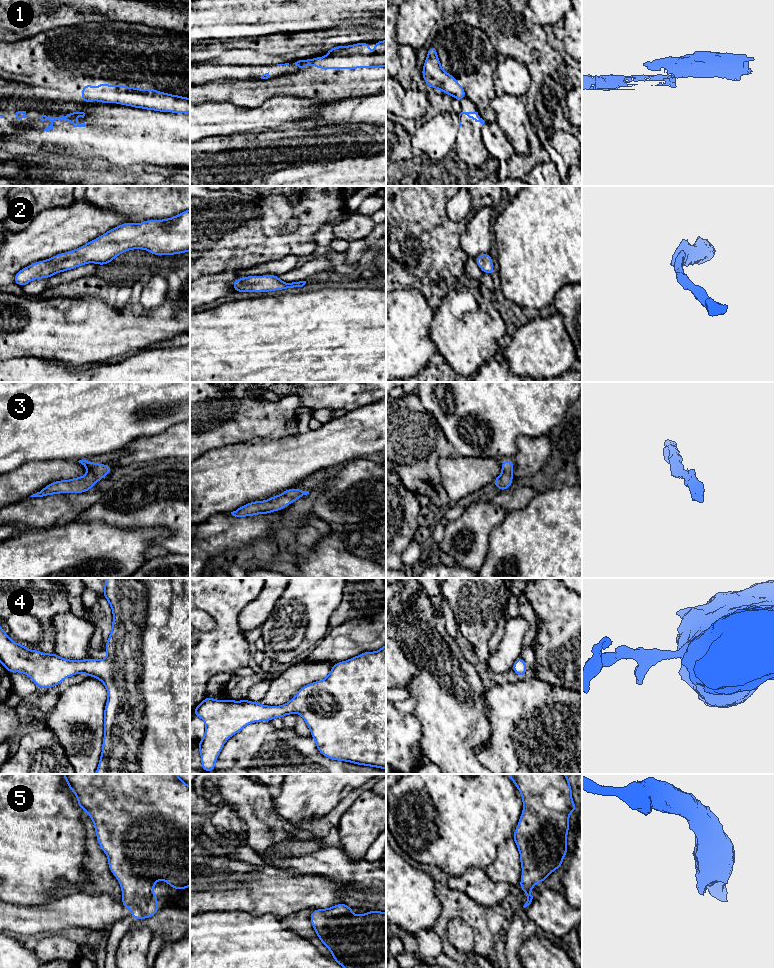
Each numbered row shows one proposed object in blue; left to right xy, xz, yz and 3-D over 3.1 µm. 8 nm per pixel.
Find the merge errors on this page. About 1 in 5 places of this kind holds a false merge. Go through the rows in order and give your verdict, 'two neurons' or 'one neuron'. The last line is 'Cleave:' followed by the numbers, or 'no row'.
1: two neurons
2: one neuron
3: one neuron
4: one neuron
5: one neuron
Cleave: 1

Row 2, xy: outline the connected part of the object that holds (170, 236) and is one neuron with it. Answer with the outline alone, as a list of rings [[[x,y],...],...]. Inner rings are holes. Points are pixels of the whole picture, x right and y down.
[[[190,209],[169,219],[148,220],[139,224],[126,222],[73,251],[21,269],[14,275],[14,281],[23,287],[34,279],[50,278],[57,272],[87,263],[105,265],[132,249],[145,249],[153,255],[190,251]]]

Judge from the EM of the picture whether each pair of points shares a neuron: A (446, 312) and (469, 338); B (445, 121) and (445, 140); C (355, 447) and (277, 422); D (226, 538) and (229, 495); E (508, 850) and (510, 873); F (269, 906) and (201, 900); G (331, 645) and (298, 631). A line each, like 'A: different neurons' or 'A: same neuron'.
A: same neuron
B: same neuron
C: different neurons
D: different neurons
E: same neuron
F: same neuron
G: different neurons

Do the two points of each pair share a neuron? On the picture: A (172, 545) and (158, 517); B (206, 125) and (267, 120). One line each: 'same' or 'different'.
A: same
B: same

